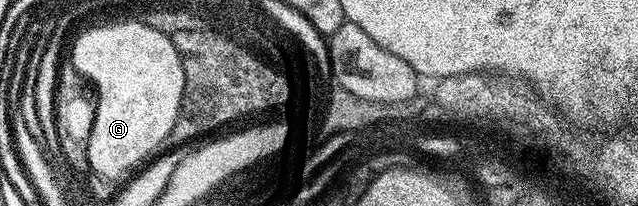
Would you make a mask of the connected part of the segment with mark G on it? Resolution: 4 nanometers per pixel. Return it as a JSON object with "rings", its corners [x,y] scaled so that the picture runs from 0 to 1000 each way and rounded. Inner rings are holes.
{"rings":[[[199,87],[191,136],[166,136],[155,112],[125,160],[107,277],[124,364],[143,388],[154,442],[149,592],[132,704],[139,830],[160,816],[166,874],[202,859],[265,684],[270,612],[279,587],[288,456],[284,262],[251,146]]]}

